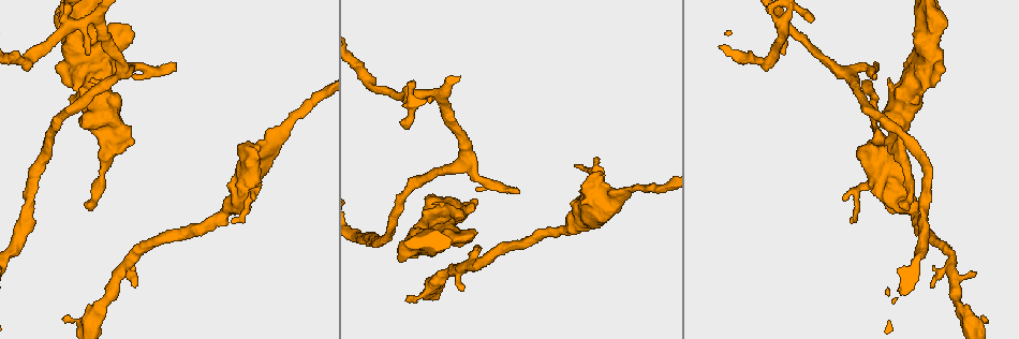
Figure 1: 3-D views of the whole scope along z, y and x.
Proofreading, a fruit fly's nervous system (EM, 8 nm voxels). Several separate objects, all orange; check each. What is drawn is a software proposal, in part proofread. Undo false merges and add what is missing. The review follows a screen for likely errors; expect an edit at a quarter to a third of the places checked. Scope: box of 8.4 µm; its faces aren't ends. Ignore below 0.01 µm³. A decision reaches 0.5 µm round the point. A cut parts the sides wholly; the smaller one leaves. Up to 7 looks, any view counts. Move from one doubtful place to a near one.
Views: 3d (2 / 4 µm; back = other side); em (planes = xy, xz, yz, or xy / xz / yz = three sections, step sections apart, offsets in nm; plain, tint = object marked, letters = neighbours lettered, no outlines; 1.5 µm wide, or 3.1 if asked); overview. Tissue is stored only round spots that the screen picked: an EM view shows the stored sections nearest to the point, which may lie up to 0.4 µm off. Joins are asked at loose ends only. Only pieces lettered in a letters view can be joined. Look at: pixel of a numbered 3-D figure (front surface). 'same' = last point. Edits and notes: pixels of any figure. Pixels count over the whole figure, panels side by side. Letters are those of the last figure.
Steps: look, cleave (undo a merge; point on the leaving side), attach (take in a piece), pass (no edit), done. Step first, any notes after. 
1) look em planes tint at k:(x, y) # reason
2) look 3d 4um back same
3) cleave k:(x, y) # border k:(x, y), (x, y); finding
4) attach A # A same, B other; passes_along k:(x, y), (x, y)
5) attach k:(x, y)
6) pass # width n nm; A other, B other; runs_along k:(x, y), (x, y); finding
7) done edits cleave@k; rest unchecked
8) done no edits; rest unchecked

look em planes plain at 1:(404, 126) # branch stops here

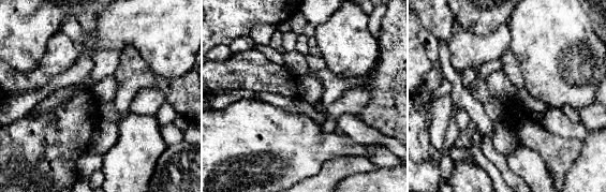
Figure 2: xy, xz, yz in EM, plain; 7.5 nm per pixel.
look em planes letters same # what lies round it

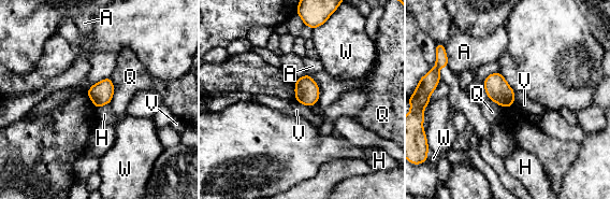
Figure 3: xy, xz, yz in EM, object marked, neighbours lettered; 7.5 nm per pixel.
pass # width 170 nm; A other, H other, Q other, V other, W other; border 3:(295, 101), (309, 107); none of them fits

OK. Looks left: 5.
look em planes plain at 1:(944, 71) # stops while still wide

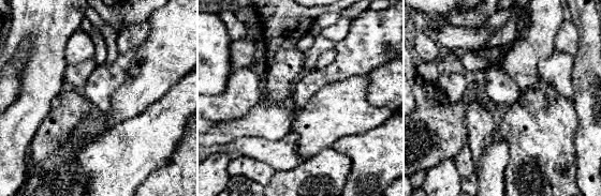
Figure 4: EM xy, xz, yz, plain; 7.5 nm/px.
look em planes letters same

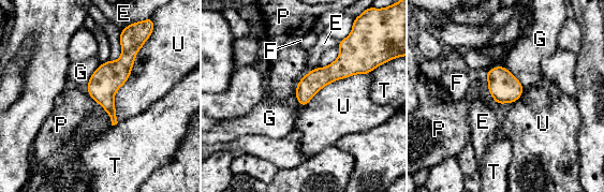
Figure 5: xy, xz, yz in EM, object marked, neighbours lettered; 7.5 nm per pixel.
pass # E other, F other, G other, P other, T other, U other; border 5:(147, 40), (115, 94), (117, 121); none of them fits

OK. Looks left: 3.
look 3d 4um at 1:(878, 67) # branch stops here

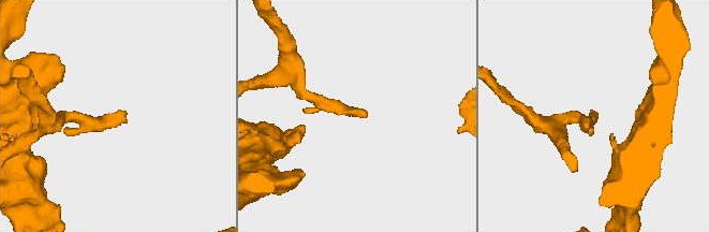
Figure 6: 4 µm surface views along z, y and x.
look em xz step 8 tint at 6:(596, 116) # need the tissue

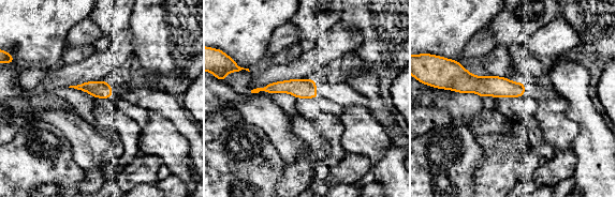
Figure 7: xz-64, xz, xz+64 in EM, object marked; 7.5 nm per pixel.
look em xy step 4 letters same

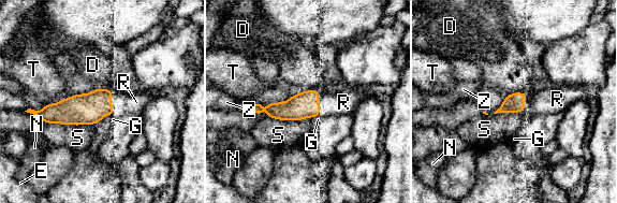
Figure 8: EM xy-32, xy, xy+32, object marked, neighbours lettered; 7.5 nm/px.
attach 8:(343, 102) # D other, E other, G other, N other, R same, S other, T other, Z other; it goes on there

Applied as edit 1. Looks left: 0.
done edits attach@8; rest unchecked

